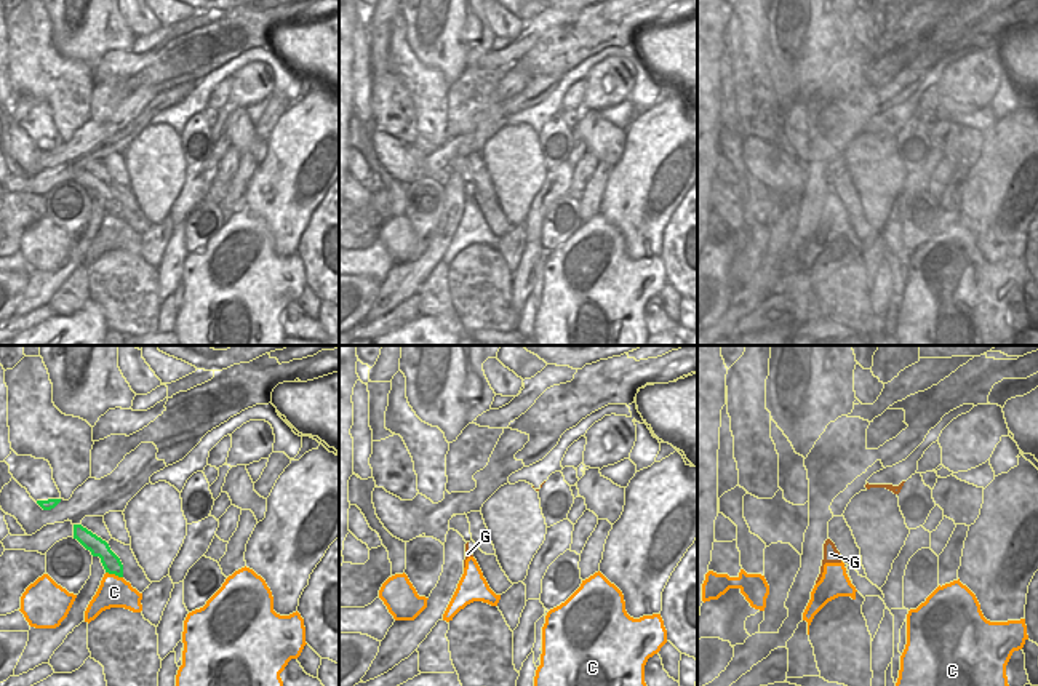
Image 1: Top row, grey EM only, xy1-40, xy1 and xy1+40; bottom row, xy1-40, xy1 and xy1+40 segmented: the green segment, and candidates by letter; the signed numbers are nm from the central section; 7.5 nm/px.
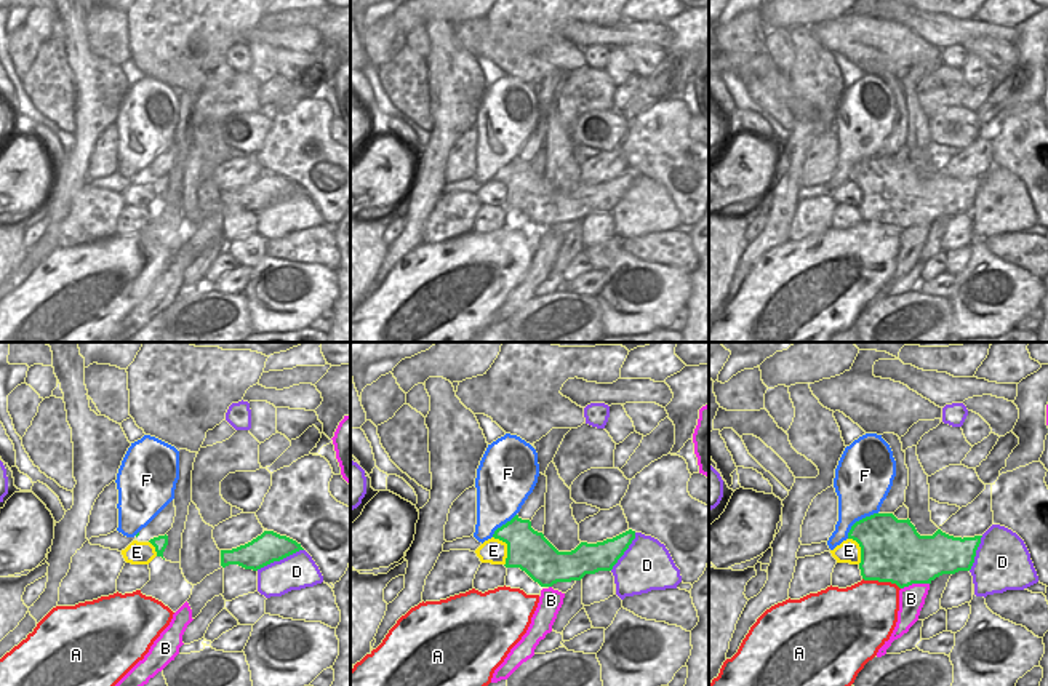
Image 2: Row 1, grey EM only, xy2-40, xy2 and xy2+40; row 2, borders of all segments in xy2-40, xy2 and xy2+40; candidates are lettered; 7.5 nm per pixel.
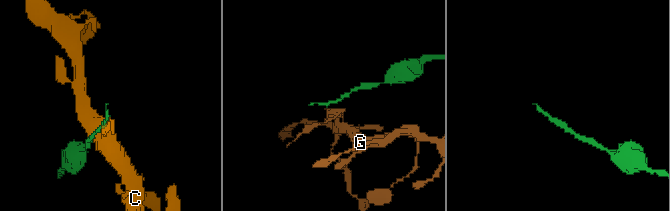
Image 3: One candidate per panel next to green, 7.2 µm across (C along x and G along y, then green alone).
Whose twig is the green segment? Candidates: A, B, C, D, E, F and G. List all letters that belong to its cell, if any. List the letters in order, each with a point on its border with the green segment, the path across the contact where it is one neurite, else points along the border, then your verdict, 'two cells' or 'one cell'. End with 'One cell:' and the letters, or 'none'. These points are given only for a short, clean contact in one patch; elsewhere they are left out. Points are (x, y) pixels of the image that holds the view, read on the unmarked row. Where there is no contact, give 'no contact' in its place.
A: contact xy2+40 (882, 223); two cells
B: contact xy2+40 (914, 224); two cells
C: contact xy1-40 (114, 215); two cells
D: contact xy2-40 (279, 202); two cells
E: contact xy2 (508, 191); two cells
F: contact xy2+40 (860, 162); border xy2+40 (877, 154), (860, 160), (847, 179); two cells
G: no contact; two cells
One cell: none

